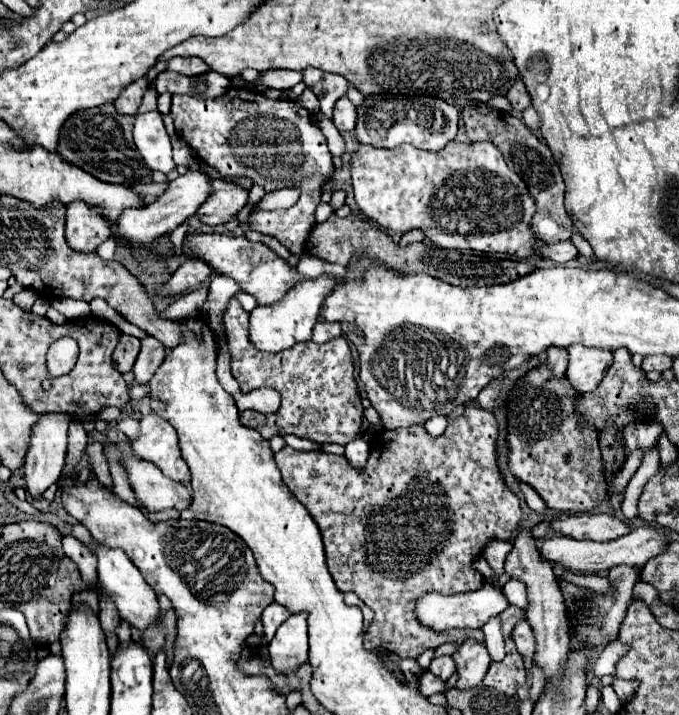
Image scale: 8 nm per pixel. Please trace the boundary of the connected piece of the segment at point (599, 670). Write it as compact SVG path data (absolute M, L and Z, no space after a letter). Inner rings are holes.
M620 641L616 643L608 643L608 647L604 647L604 651L586 667L586 673L590 677L604 677L604 675L614 675L614 665L616 659L620 659L620 655L624 655L628 647Z

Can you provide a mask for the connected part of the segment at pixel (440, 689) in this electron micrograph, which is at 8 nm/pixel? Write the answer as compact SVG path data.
M426 671L422 677L420 677L420 693L422 695L432 695L432 693L444 693L446 691L446 681L438 679L436 675L432 675L430 671Z

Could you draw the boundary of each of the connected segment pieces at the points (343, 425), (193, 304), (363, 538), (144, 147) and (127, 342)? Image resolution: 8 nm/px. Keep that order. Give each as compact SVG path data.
M232 297L222 315L224 337L232 357L232 375L240 385L242 393L250 393L260 387L272 387L280 393L282 403L276 413L258 413L244 411L240 415L244 425L256 427L264 439L272 435L298 435L316 443L338 443L344 445L356 431L360 431L362 405L358 387L354 381L354 363L352 353L344 337L334 337L328 343L296 343L294 347L280 353L256 351L248 337L250 313L242 309L238 297Z
M198 287L190 293L184 293L166 311L162 311L160 317L174 321L174 319L182 319L188 315L200 315L206 297L208 297L208 287Z
M474 401L464 407L464 415L450 423L438 437L432 437L424 425L374 433L364 469L354 469L344 457L324 451L296 451L286 445L282 451L274 453L286 487L320 527L326 563L336 587L340 591L354 591L374 611L374 621L364 637L368 649L384 647L400 657L416 659L428 647L480 637L478 631L428 631L426 627L418 627L414 615L416 595L424 591L462 593L480 589L484 577L472 563L482 555L490 539L510 541L522 525L520 499L506 487L498 467L498 421L490 411L476 407Z
M148 111L148 113L136 115L134 143L150 169L170 173L176 167L172 161L170 137L164 129L162 115L158 111Z
M122 333L120 335L120 341L118 341L116 349L114 349L114 355L112 355L114 367L120 373L130 371L132 365L134 365L134 361L136 361L136 357L138 357L138 351L140 351L140 339Z

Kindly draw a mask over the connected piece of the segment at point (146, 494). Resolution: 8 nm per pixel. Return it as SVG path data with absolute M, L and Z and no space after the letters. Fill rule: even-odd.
M126 457L122 461L130 475L130 485L138 497L138 501L148 511L162 511L162 509L186 509L192 503L190 491L178 483L168 479L156 465L148 461L138 461L136 457Z

